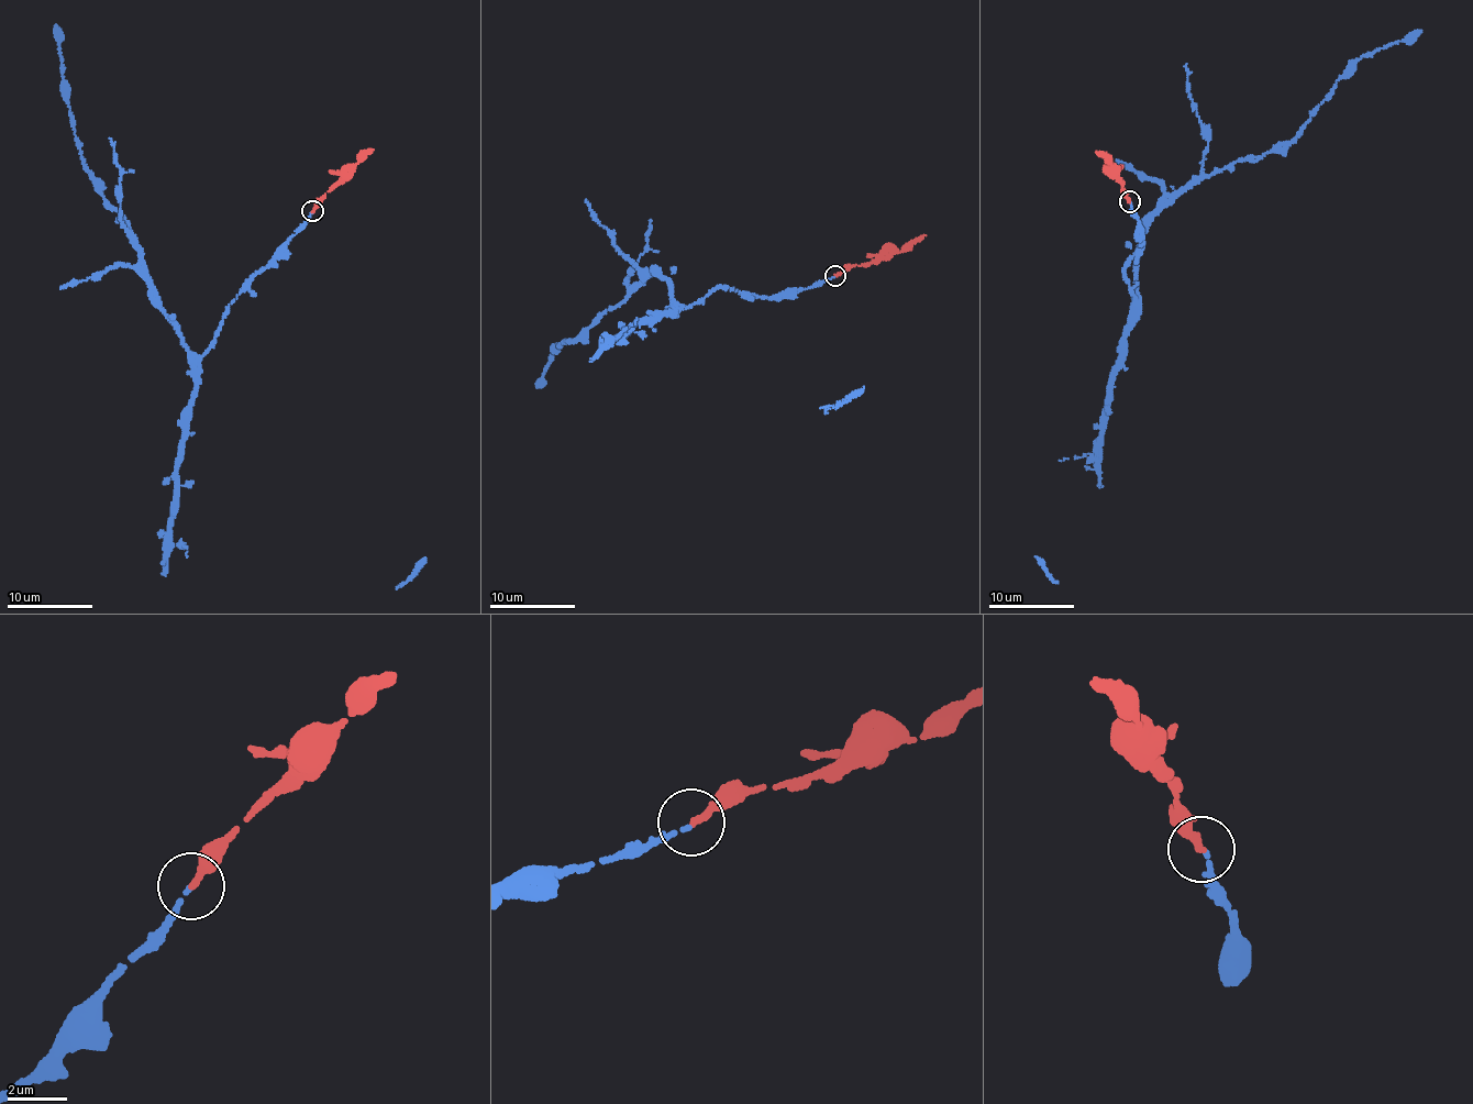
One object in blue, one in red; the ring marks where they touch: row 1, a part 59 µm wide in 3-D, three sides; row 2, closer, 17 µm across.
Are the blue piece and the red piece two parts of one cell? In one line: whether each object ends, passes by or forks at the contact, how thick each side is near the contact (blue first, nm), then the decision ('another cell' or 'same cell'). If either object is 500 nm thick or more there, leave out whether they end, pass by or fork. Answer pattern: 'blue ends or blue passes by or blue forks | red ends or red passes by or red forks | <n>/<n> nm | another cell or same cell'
blue ends | red ends | 140/280 nm | same cell

